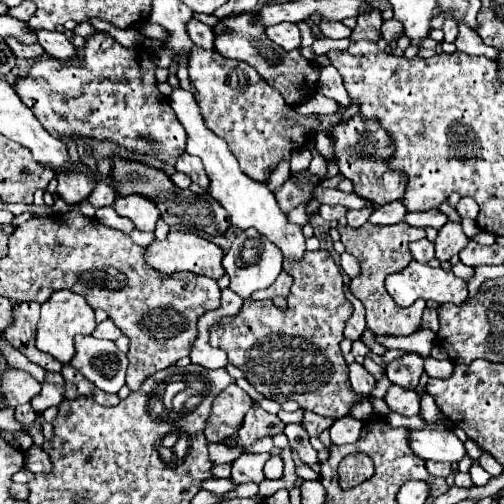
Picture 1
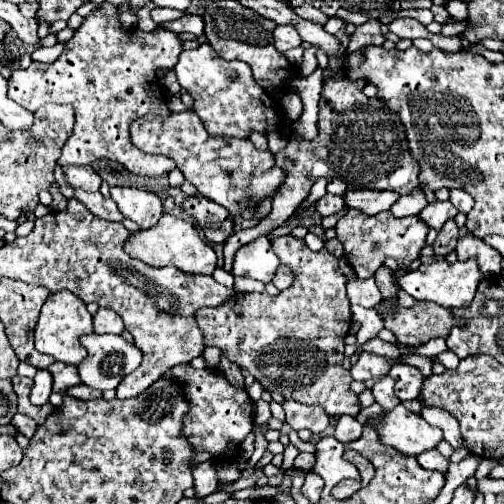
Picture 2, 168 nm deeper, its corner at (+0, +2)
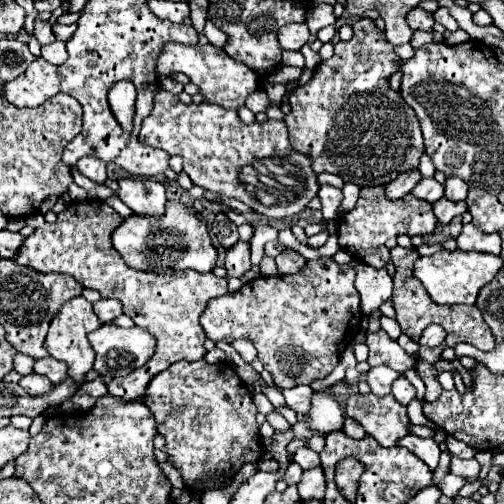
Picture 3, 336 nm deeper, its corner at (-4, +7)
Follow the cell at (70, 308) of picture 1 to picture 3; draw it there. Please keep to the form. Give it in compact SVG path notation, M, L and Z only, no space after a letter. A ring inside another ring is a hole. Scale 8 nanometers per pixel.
M75 296L71 298L69 302L65 302L61 306L61 310L55 314L55 318L51 320L49 324L49 332L47 332L47 338L45 338L45 350L65 362L69 366L69 376L75 380L75 382L81 382L85 378L85 374L93 368L93 360L95 360L95 350L91 348L89 340L87 340L87 334L97 330L101 324L93 312L93 306L83 298L83 296Z

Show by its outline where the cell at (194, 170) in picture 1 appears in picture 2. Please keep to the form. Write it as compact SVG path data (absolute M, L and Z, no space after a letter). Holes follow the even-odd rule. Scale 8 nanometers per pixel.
M183 111L183 113L169 113L167 117L159 117L159 115L145 115L139 117L137 121L131 123L131 143L141 149L143 153L153 153L153 155L167 155L171 157L177 167L181 169L181 173L185 175L185 179L189 183L193 183L197 187L197 191L219 203L221 207L225 207L231 217L241 213L241 199L243 205L247 205L247 201L255 201L255 205L259 205L265 197L273 197L275 191L281 185L281 169L275 165L273 161L273 153L267 151L259 151L249 139L237 139L237 137L211 137L207 133L207 129L203 127L203 121L199 121L199 117L195 117L195 113L191 111Z

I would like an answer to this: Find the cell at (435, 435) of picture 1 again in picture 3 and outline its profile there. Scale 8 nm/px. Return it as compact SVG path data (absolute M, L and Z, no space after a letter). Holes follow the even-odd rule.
M351 394L345 414L355 418L381 446L395 446L403 436L411 434L407 406L399 404L393 396Z

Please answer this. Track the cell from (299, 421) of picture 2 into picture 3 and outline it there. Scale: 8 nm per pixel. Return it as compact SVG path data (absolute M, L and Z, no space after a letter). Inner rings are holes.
M297 386L291 390L283 390L285 402L291 410L295 410L297 414L307 414L307 410L311 408L311 396L313 396L313 388L311 386Z

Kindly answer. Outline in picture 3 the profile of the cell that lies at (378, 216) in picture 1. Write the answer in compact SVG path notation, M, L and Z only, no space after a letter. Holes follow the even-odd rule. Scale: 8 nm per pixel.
M423 178L411 192L413 196L417 196L419 200L425 200L429 204L437 202L443 196L443 186L435 180L435 178Z

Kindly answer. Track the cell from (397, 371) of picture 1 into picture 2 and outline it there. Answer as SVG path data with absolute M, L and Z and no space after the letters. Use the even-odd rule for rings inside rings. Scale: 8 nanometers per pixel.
M395 365L395 369L391 369L389 375L395 379L395 395L401 401L417 399L419 391L423 387L423 377L421 377L419 369L409 367L409 365Z

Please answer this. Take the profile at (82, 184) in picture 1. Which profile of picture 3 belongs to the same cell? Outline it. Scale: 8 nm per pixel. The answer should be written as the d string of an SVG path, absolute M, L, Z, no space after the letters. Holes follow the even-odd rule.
M93 156L81 158L75 168L83 176L87 176L89 180L93 180L93 182L105 182L105 178L107 178L107 174L105 174L105 162L101 162L99 158L93 158Z

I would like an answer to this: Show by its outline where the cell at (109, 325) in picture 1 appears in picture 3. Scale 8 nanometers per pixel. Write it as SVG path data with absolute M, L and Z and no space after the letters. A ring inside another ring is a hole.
M101 298L99 302L93 304L93 310L95 310L95 314L97 314L97 318L99 318L101 324L113 322L115 318L119 318L123 314L119 300L103 300Z

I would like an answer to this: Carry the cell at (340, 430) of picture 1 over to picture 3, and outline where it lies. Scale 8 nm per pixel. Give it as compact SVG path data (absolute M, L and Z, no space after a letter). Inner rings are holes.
M345 418L343 432L345 432L347 436L351 436L351 438L363 438L363 436L365 436L365 430L363 430L363 426L361 426L359 422L351 420L351 418Z

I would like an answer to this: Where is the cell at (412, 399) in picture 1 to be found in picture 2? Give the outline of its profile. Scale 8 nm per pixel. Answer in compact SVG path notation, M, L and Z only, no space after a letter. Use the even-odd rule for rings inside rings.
M387 375L387 377L381 377L373 387L371 387L371 393L375 397L375 401L383 407L383 409L393 409L395 405L399 405L399 399L395 397L393 393L393 379Z

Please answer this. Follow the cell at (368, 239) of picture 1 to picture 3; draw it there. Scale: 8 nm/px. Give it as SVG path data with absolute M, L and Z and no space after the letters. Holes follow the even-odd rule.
M365 186L361 188L361 196L357 200L357 206L353 212L343 214L339 222L339 246L349 252L355 260L369 264L373 268L385 268L387 266L387 240L397 238L401 234L413 238L413 236L427 236L435 230L437 220L431 210L431 206L411 194L407 194L403 200L387 200L383 196L383 186Z

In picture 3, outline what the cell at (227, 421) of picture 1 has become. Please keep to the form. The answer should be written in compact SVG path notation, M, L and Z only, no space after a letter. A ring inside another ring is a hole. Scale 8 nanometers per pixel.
M179 360L171 364L167 372L159 372L159 376L155 376L147 386L145 404L155 412L155 420L159 420L159 434L163 434L167 440L165 452L169 454L171 464L181 470L183 482L187 486L195 484L207 474L217 474L219 482L215 486L225 486L235 476L235 472L239 472L243 462L257 462L263 456L259 426L255 422L257 408L253 404L253 396L227 362L207 364L205 360Z

